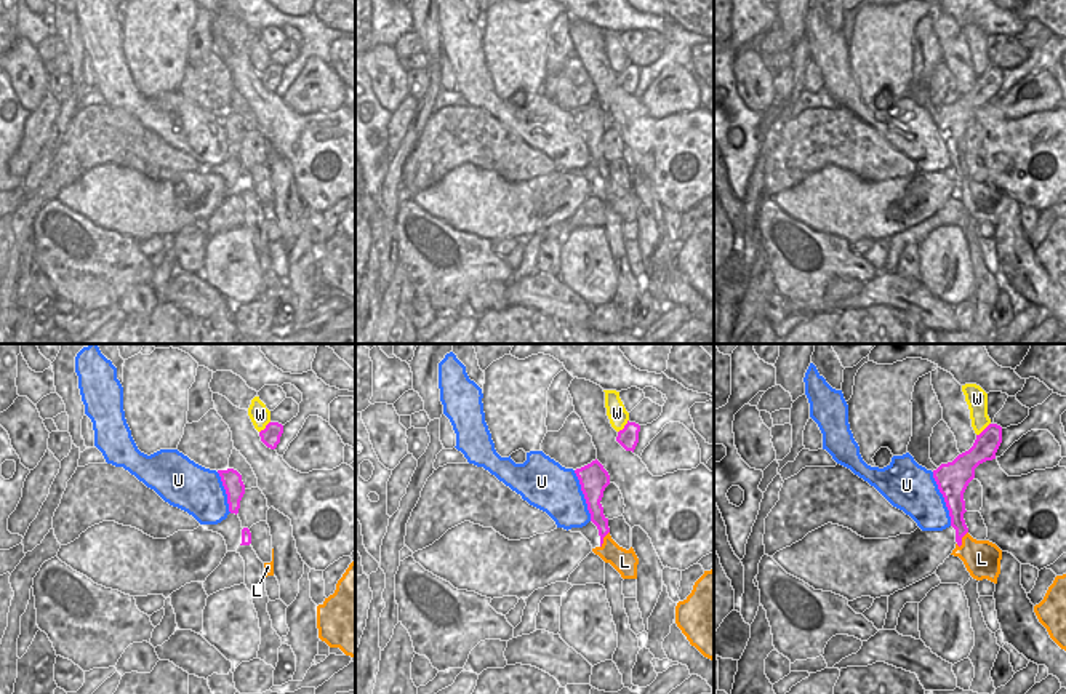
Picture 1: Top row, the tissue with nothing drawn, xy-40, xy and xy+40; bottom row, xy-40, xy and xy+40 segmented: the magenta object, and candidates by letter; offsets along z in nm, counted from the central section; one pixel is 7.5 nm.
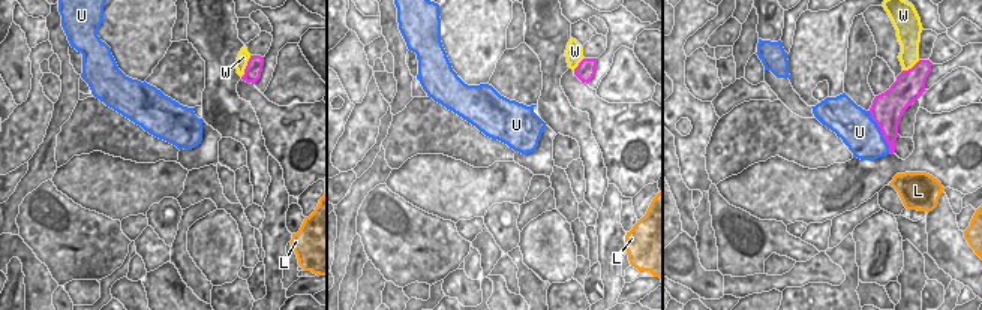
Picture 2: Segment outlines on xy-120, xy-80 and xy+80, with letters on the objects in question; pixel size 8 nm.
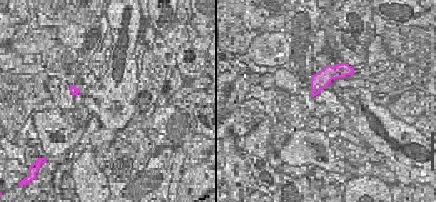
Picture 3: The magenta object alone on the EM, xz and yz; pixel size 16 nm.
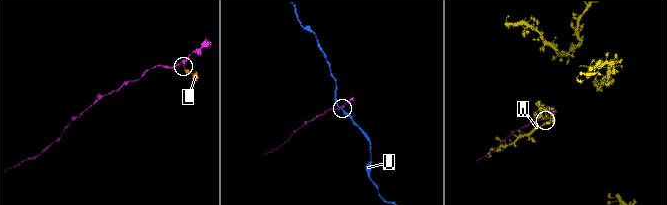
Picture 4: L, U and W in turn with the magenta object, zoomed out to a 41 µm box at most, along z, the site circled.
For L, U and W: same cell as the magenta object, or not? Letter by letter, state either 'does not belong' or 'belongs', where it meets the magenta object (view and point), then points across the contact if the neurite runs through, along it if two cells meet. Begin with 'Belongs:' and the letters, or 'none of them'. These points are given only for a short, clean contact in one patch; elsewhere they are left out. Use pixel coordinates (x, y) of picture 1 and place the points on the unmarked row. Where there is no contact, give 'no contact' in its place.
Belongs: L
L: belongs | xy+40 (961, 181) | across xy+40 (956, 149), (961, 181), (981, 200)
U: does not belong | xy+40 (945, 141)
W: does not belong | xy (625, 67)

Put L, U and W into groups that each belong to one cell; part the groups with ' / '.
L / U / W

